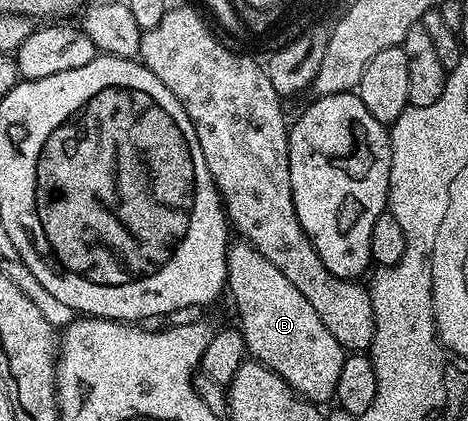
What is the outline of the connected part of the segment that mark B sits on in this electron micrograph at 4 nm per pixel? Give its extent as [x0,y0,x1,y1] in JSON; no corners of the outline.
[226,241,345,405]

